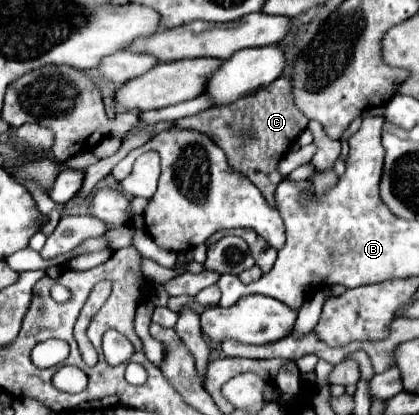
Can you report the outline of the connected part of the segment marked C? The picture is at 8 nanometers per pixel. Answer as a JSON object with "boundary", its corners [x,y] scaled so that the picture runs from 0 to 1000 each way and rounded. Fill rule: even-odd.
{"boundary":[[[680,186],[656,190],[637,210],[623,210],[618,219],[585,229],[566,239],[561,248],[532,253],[532,258],[504,258],[470,277],[422,287],[418,301],[432,311],[465,311],[489,325],[499,325],[537,369],[547,383],[547,398],[566,412],[575,412],[628,470],[652,470],[661,446],[671,441],[671,422],[661,417],[666,383],[690,364],[695,345],[709,340],[709,325],[733,306],[737,287],[704,258],[695,234],[695,195]],[[604,311],[613,335],[594,340],[575,330],[575,316]]]}

